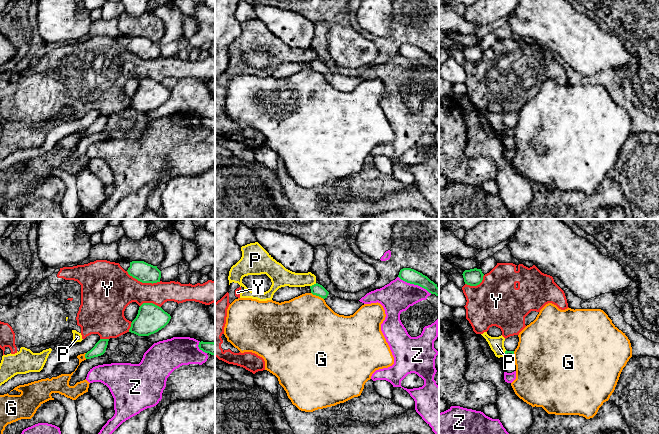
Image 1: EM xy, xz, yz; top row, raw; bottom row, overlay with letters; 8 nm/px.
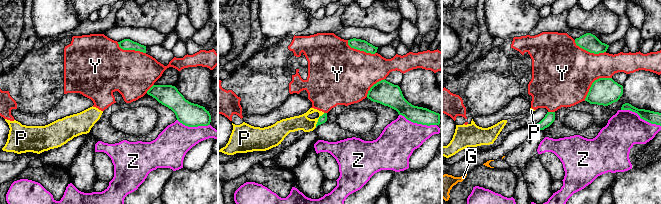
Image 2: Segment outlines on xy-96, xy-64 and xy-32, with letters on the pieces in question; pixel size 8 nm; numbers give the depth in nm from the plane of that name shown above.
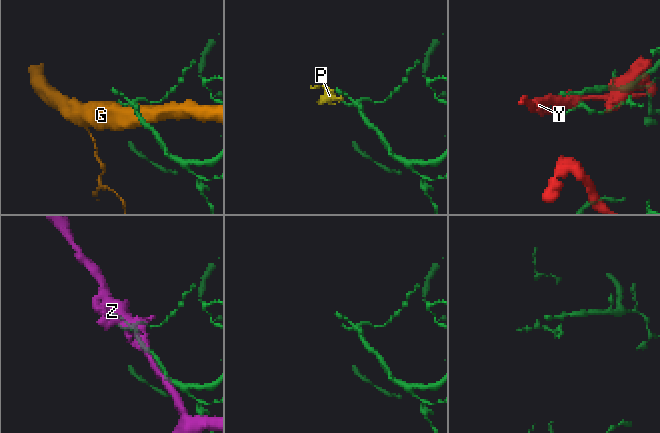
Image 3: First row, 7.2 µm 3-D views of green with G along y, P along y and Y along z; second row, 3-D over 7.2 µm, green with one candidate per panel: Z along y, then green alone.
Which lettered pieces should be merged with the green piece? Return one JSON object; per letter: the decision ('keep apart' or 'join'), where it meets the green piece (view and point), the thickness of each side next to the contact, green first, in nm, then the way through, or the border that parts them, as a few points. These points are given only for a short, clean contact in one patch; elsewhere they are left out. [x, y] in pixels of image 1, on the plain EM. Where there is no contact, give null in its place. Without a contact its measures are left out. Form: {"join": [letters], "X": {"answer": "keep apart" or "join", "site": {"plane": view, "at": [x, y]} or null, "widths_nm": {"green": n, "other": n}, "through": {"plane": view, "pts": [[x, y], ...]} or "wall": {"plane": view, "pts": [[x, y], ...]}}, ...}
{"join": [], "G": {"answer": "keep apart", "site": {"plane": "xz", "at": [317, 71]}, "widths_nm": {"green": 90, "other": 460}}, "P": {"answer": "keep apart", "site": {"plane": "yz", "at": [505, 129]}, "widths_nm": {"green": 60, "other": 120}, "wall": {"plane": "yz", "pts": [[506, 126], [504, 132]]}}, "Y": {"answer": "keep apart", "site": {"plane": "xy", "at": [143, 58]}, "widths_nm": {"green": 160, "other": 360}}, "Z": {"answer": "keep apart", "site": {"plane": "xz", "at": [415, 60]}, "widths_nm": {"green": 120, "other": 260}}}

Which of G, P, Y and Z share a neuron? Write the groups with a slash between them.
G / P Y / Z

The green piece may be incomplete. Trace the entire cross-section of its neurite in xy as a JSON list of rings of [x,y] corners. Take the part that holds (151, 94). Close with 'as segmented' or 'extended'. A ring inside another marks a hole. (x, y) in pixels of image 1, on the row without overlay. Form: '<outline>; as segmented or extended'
[[[143,79],[136,94],[132,97],[129,108],[138,112],[149,112],[164,104],[171,92],[153,79]]]; as segmented

